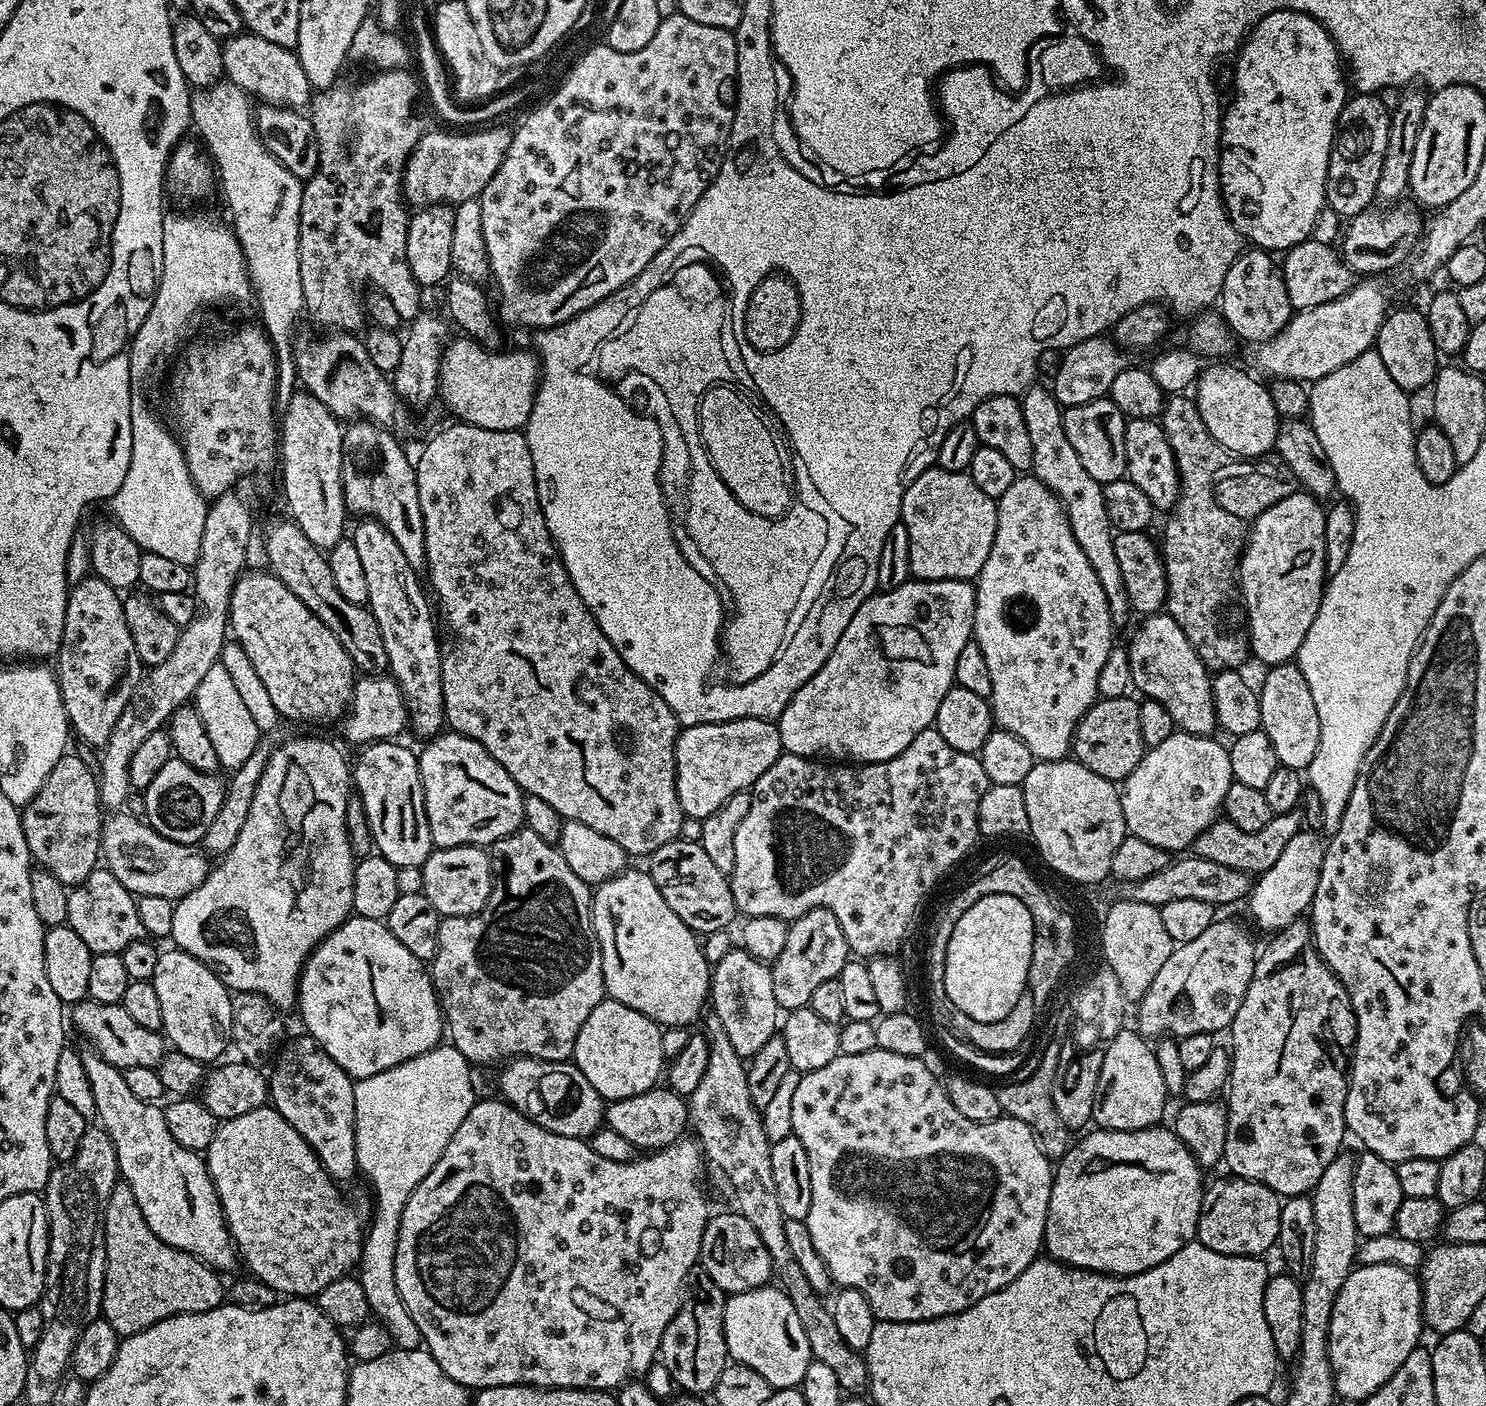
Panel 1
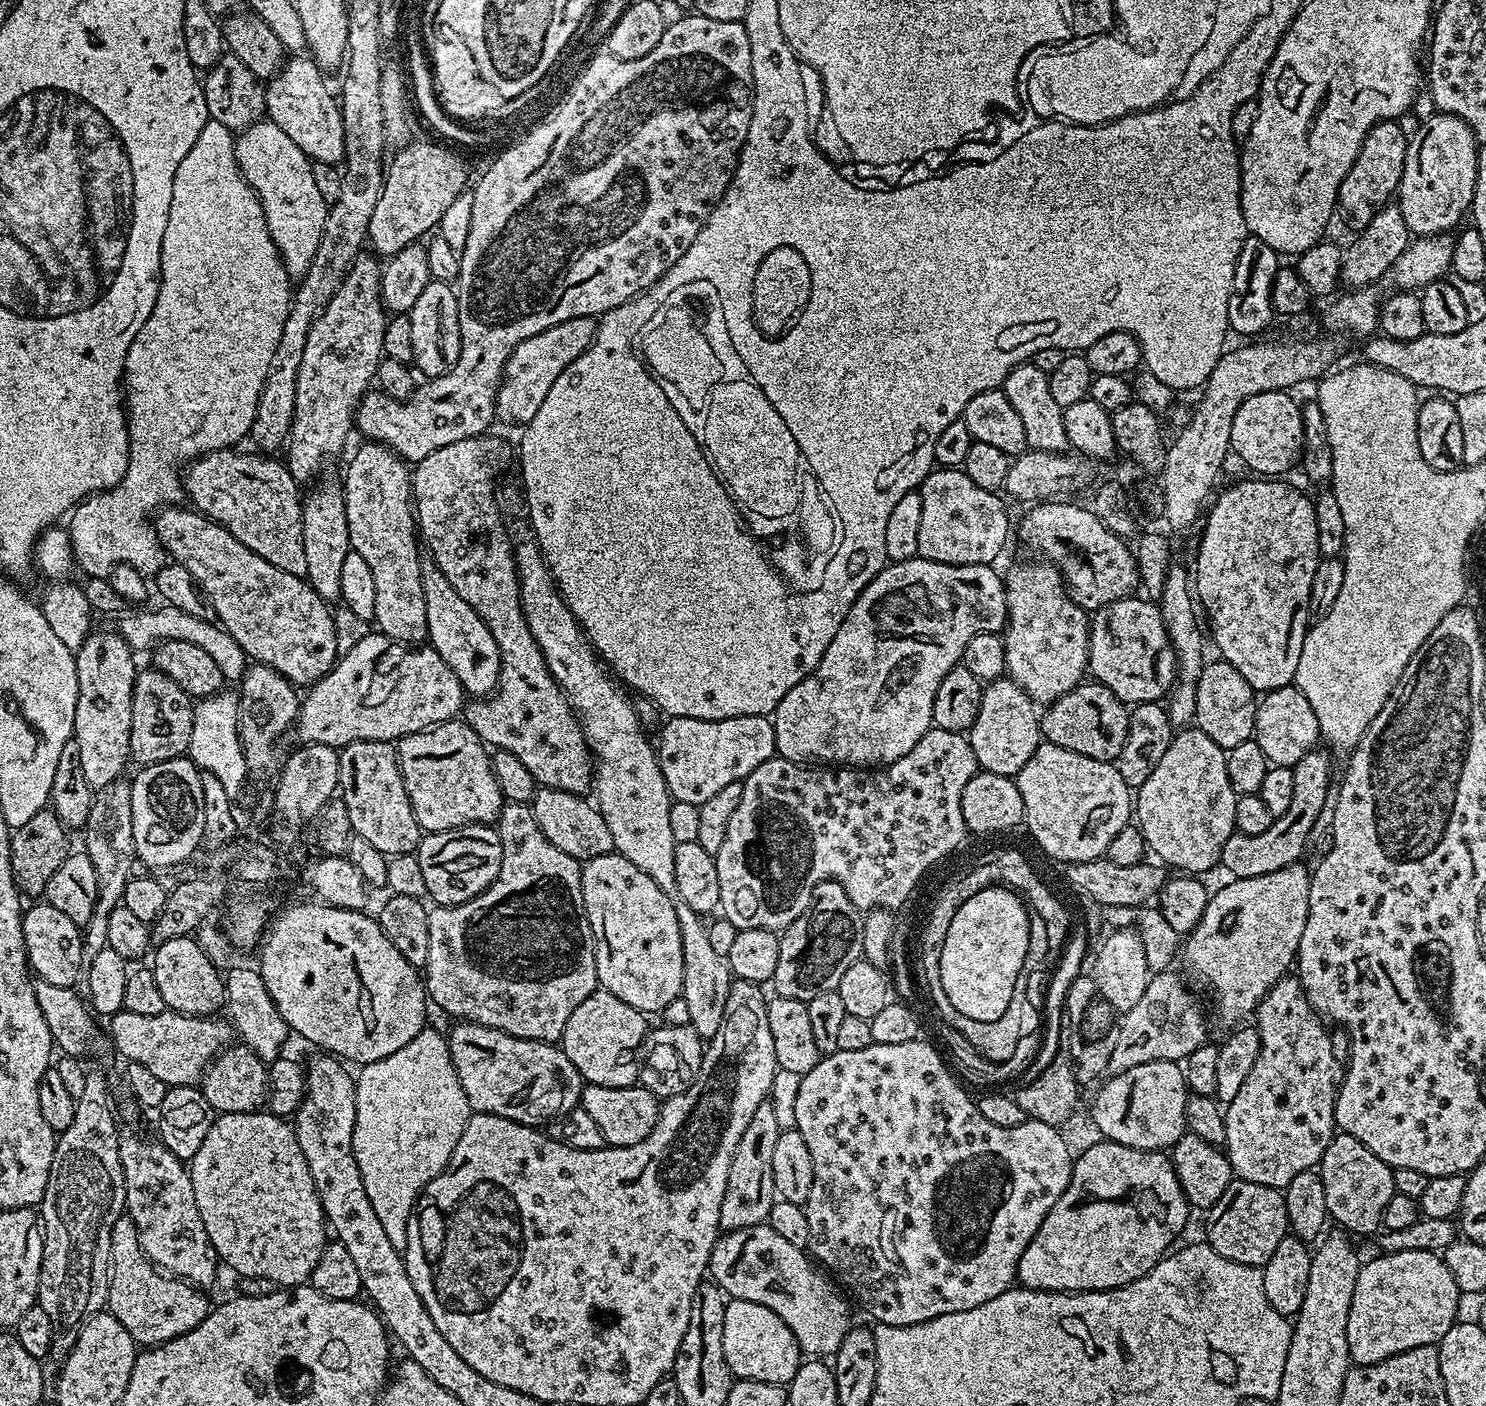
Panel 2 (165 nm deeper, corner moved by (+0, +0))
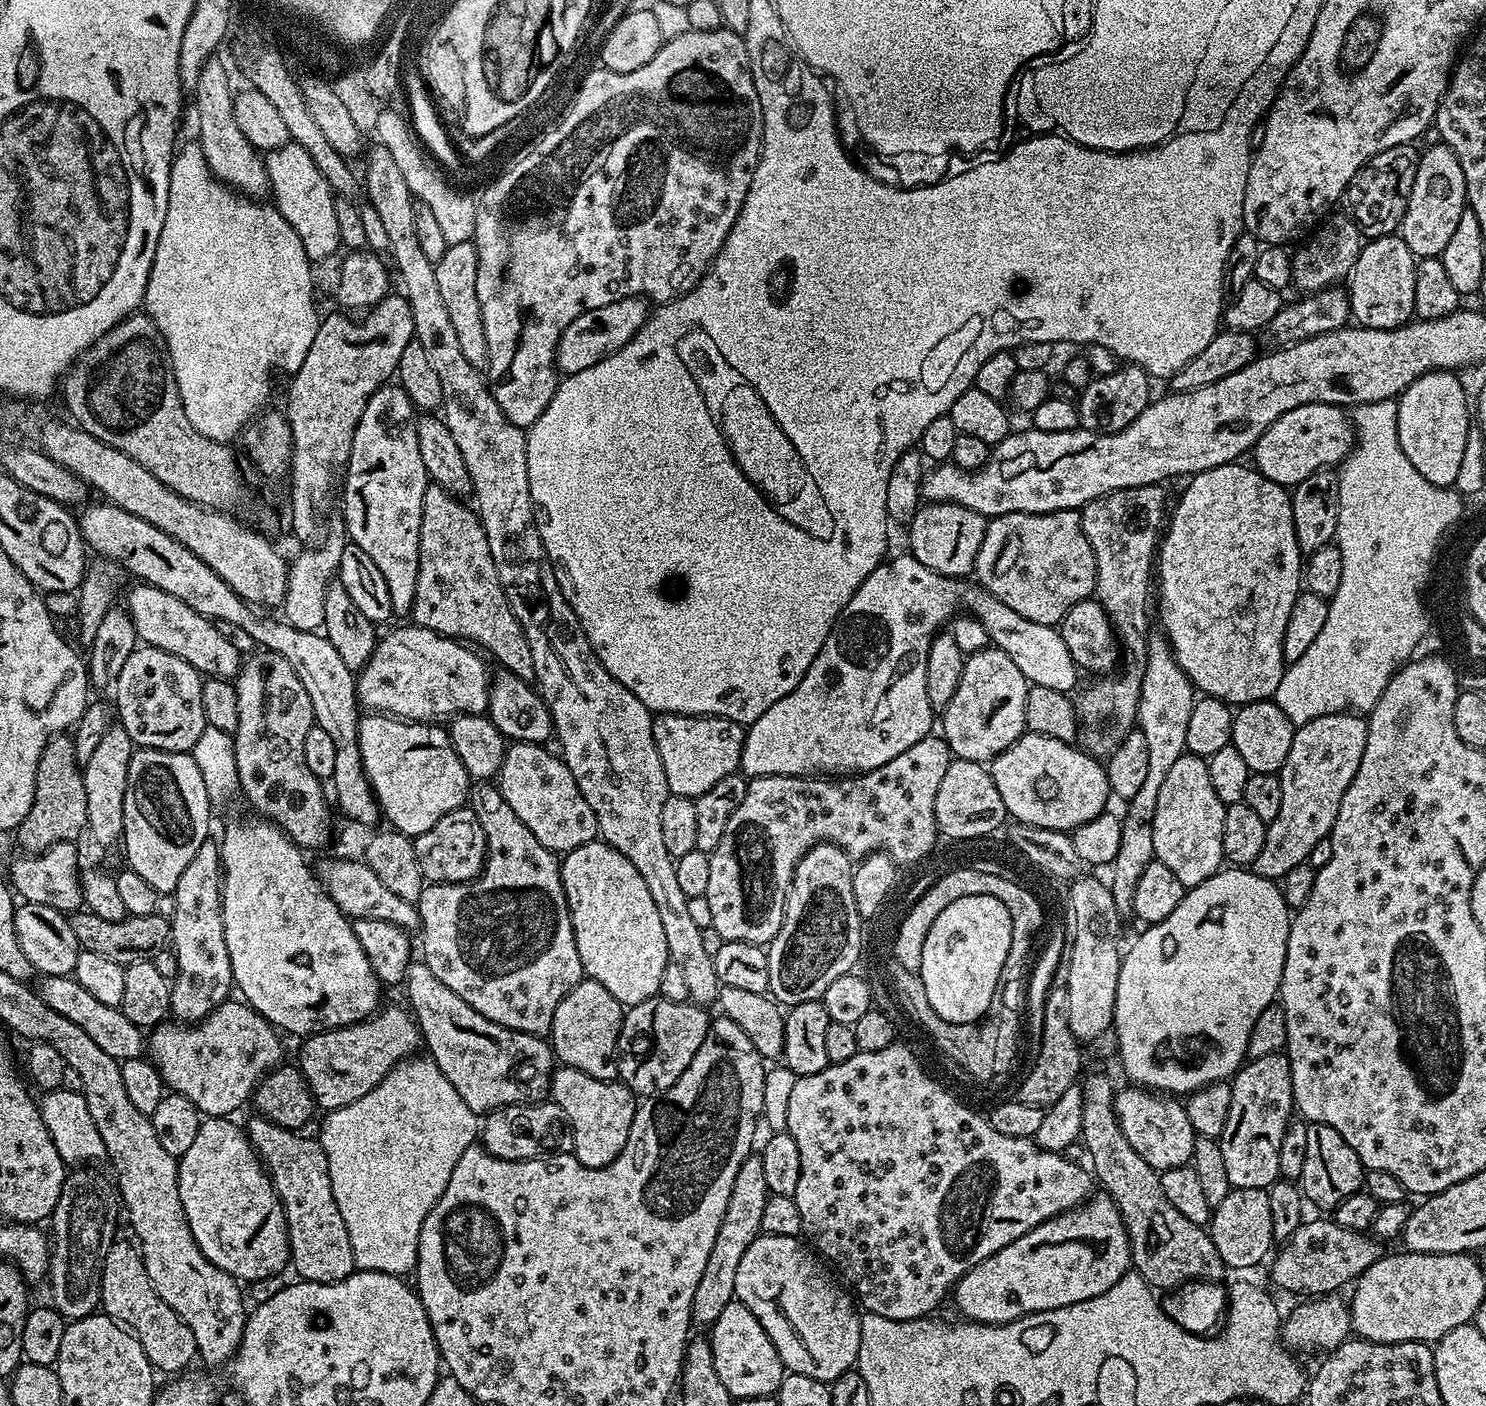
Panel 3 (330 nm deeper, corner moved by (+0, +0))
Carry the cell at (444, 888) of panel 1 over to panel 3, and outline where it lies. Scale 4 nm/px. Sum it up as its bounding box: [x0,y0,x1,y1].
[414,807,486,881]

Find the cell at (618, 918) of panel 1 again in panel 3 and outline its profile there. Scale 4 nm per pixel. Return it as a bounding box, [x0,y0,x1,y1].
[562,842,670,1006]

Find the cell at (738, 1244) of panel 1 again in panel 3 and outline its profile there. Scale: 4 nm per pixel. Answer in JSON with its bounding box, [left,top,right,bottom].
[736,1235,861,1382]

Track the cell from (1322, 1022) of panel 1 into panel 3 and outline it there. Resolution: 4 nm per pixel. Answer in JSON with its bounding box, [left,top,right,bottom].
[1218,1054,1294,1189]

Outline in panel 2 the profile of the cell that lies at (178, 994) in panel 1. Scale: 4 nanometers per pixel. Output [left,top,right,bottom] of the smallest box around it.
[150,935,225,1017]

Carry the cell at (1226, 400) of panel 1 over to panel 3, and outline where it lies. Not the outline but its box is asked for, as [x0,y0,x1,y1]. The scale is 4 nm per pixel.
[1255,404,1352,486]

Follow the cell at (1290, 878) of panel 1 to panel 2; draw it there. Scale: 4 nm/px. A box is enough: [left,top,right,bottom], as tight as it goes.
[1182,862,1310,1020]

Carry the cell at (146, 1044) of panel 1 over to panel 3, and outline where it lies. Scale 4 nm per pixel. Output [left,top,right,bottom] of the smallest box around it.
[164,1000,280,1118]

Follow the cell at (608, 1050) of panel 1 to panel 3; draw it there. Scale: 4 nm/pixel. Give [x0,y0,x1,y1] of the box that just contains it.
[550,978,622,1081]

